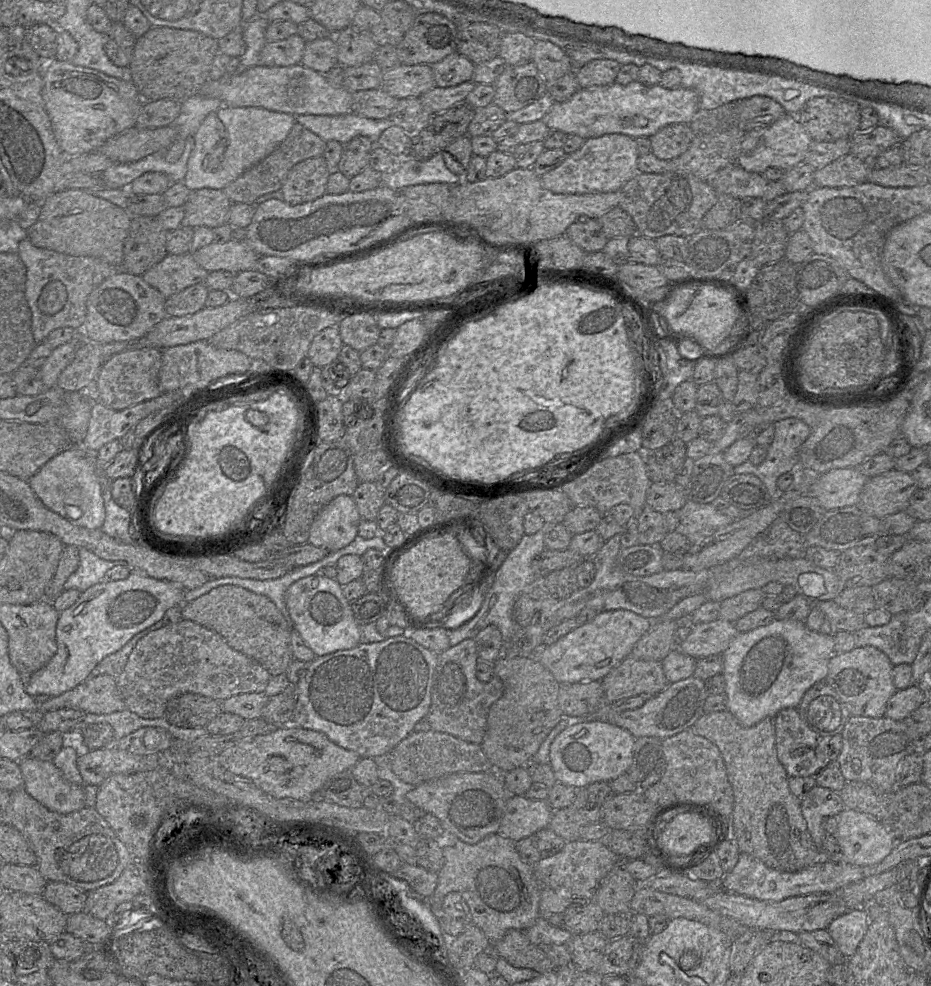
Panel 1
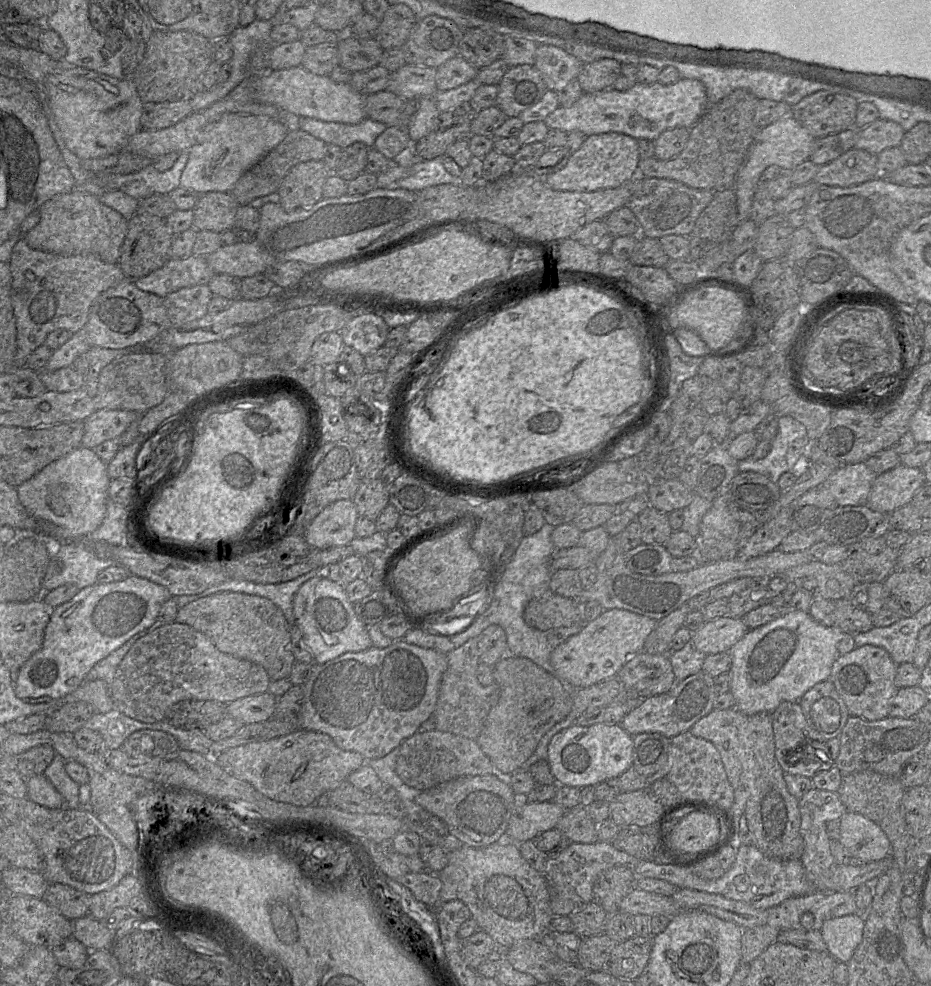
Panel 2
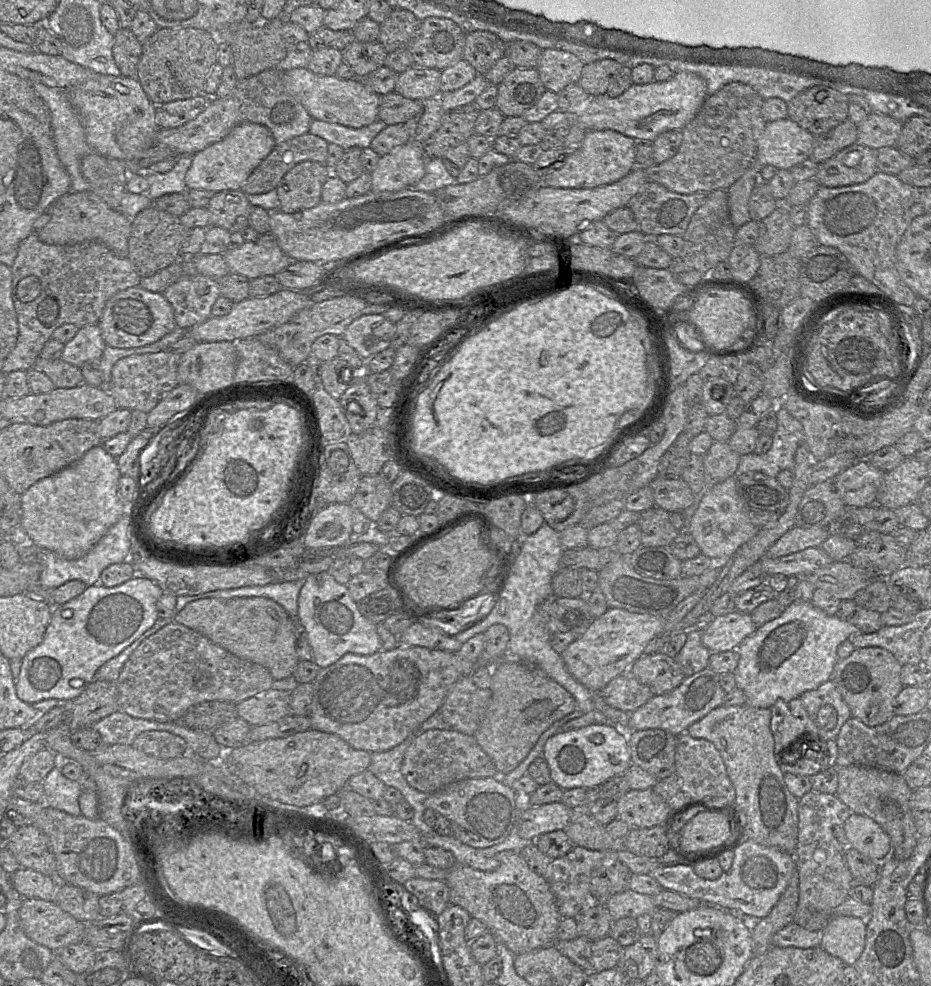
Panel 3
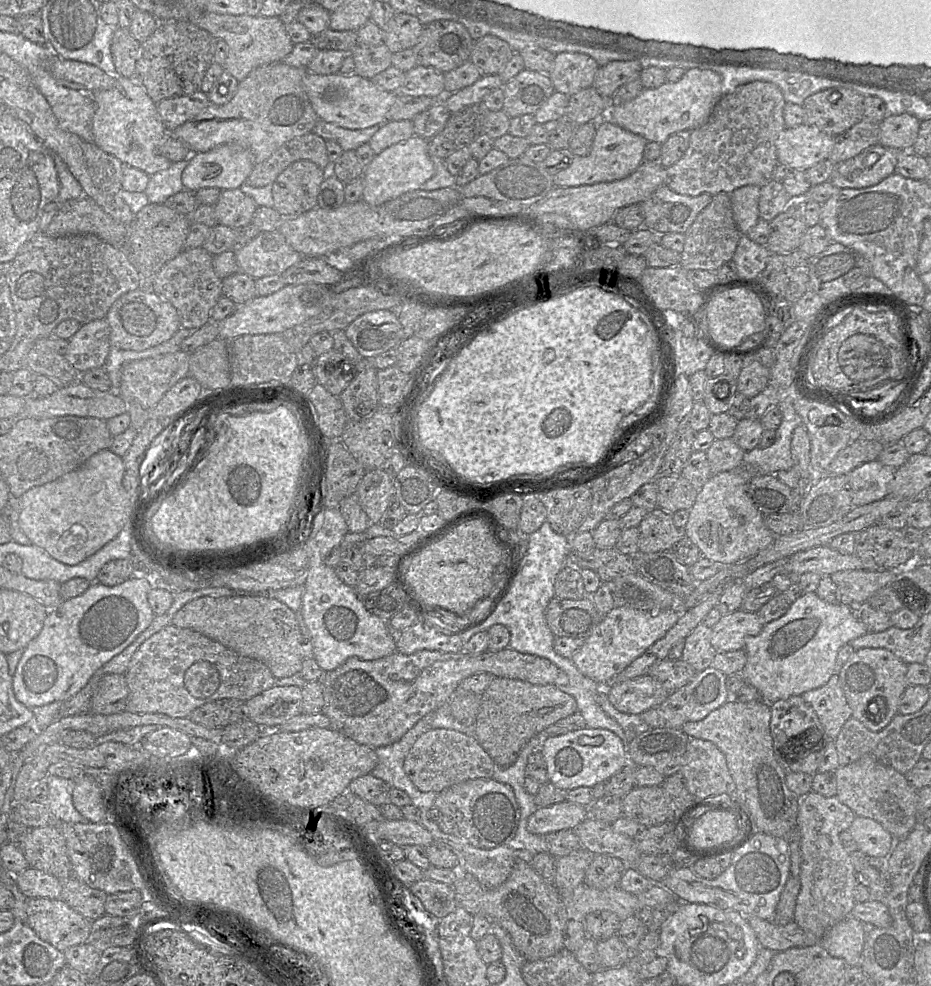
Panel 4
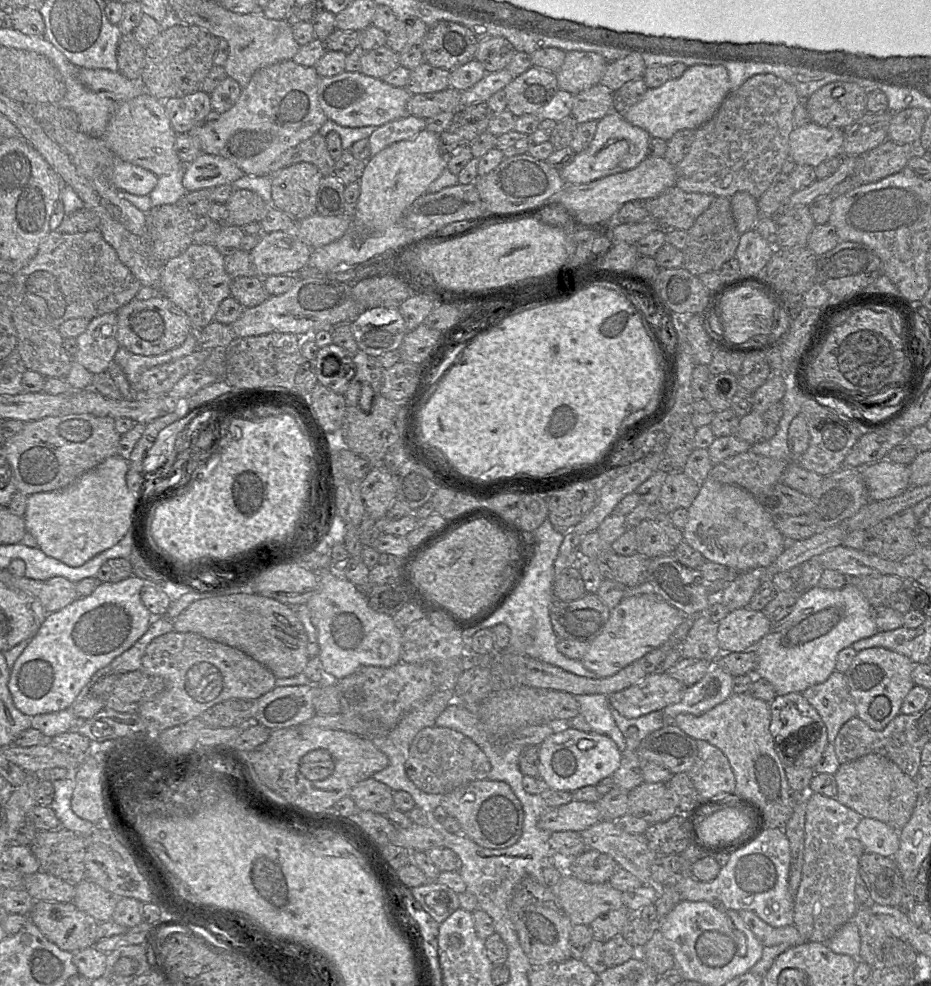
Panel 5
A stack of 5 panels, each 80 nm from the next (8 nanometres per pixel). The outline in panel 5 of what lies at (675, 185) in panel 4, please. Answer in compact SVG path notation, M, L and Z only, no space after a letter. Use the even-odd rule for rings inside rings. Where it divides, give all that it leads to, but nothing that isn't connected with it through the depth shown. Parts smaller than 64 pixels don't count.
M758 74L747 79L741 86L736 90L732 90L725 97L714 116L703 126L696 129L694 132L694 141L686 154L686 156L679 162L676 168L676 184L678 188L685 192L692 193L704 193L711 194L715 197L728 197L731 198L735 193L745 191L751 194L757 200L763 195L768 189L773 179L779 174L781 166L785 159L789 156L789 135L794 129L793 124L793 111L796 105L800 102L800 98L797 95L795 88L784 81L783 79L773 74Z

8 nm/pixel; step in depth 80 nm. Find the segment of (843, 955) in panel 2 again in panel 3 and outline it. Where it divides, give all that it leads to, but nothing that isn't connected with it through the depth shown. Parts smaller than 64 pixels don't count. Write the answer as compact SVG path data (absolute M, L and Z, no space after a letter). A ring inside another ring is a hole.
M833 915L820 933L820 946L827 953L845 965L854 965L864 949L866 919Z

